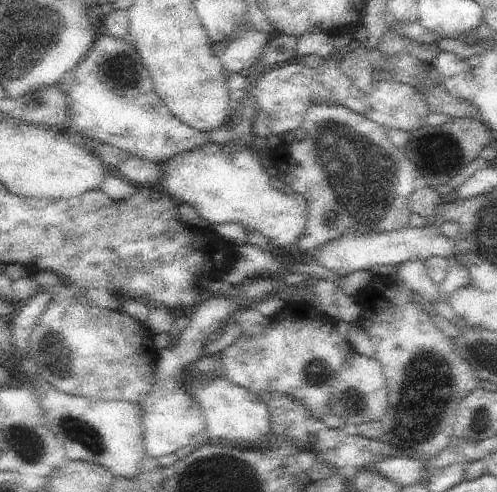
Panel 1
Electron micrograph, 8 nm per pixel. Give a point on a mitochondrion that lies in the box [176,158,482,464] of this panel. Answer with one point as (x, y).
(429, 397)

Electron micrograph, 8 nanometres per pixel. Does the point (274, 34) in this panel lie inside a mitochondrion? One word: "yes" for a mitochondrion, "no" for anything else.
no

